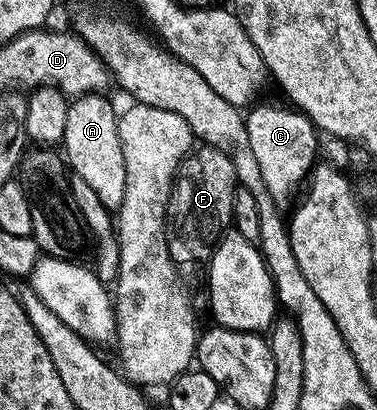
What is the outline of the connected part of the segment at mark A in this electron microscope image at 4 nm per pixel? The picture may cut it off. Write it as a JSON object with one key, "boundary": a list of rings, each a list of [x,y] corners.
{"boundary":[[[95,93],[75,98],[70,103],[64,148],[73,174],[96,191],[100,201],[111,213],[118,213],[128,193],[128,169],[118,128],[120,115],[117,110],[114,112],[113,105],[106,98],[105,94]]]}

